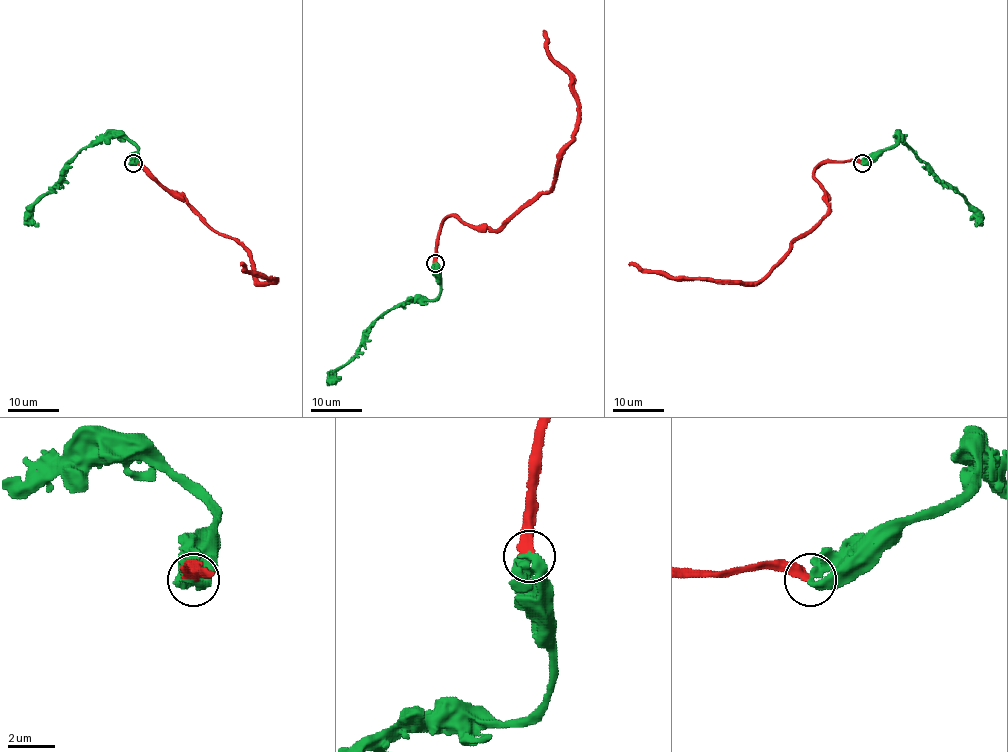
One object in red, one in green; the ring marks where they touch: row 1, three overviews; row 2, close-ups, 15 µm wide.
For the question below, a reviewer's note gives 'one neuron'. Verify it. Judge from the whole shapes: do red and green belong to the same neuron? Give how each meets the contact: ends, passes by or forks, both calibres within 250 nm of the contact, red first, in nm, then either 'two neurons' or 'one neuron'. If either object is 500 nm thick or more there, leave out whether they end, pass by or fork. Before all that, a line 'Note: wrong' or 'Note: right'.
Note: right
400 nm thick on the red side, 500 nm on the other; one neuron

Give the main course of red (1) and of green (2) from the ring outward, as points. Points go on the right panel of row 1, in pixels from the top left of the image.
1: (862, 162), (822, 162), (815, 168), (828, 214), (758, 281), (675, 280), (629, 265)
2: (862, 163), (873, 161), (884, 150), (891, 149), (898, 143), (898, 136), (970, 206), (975, 212), (975, 227)

